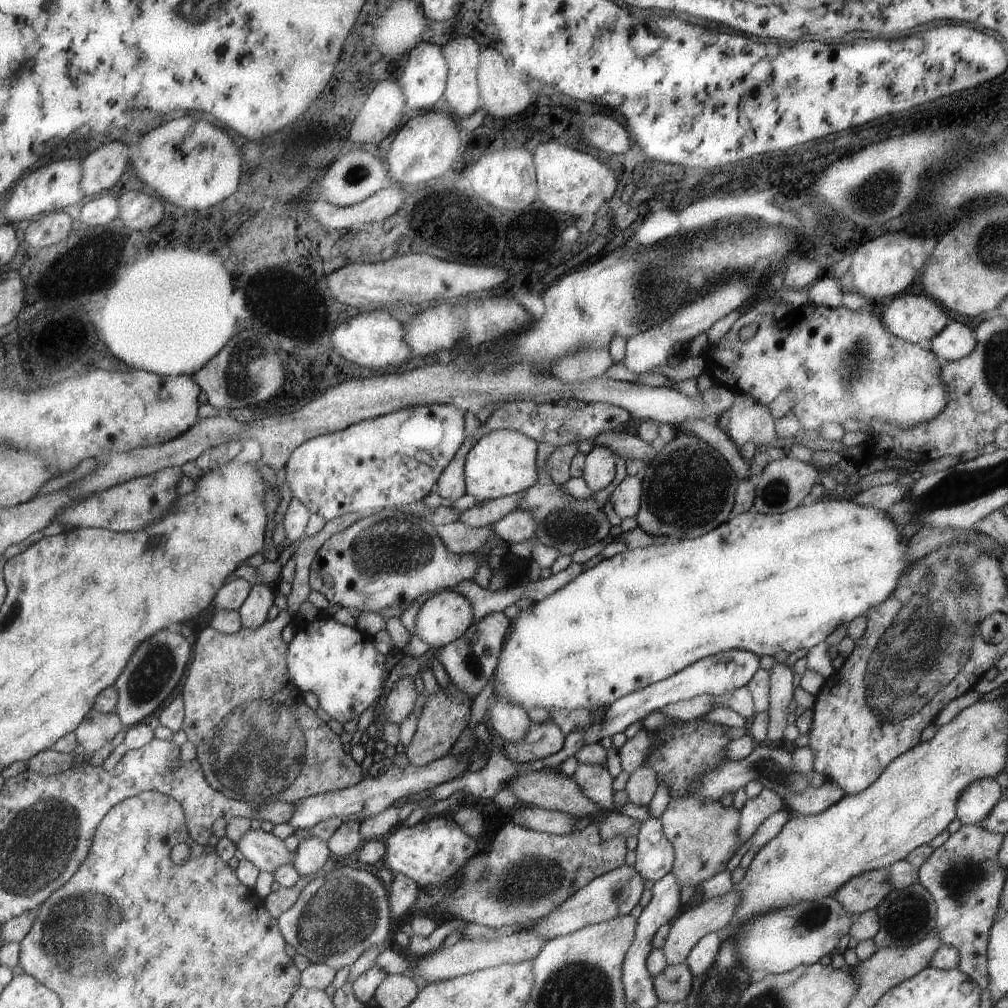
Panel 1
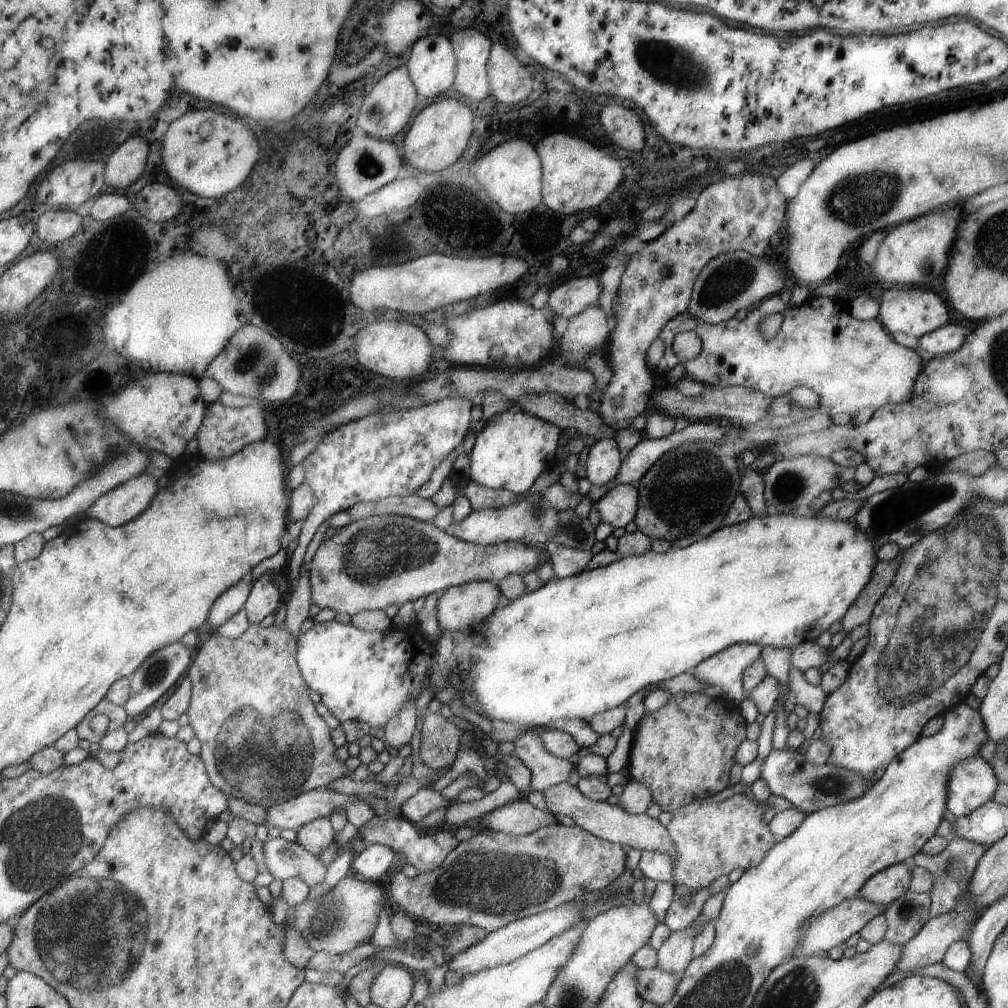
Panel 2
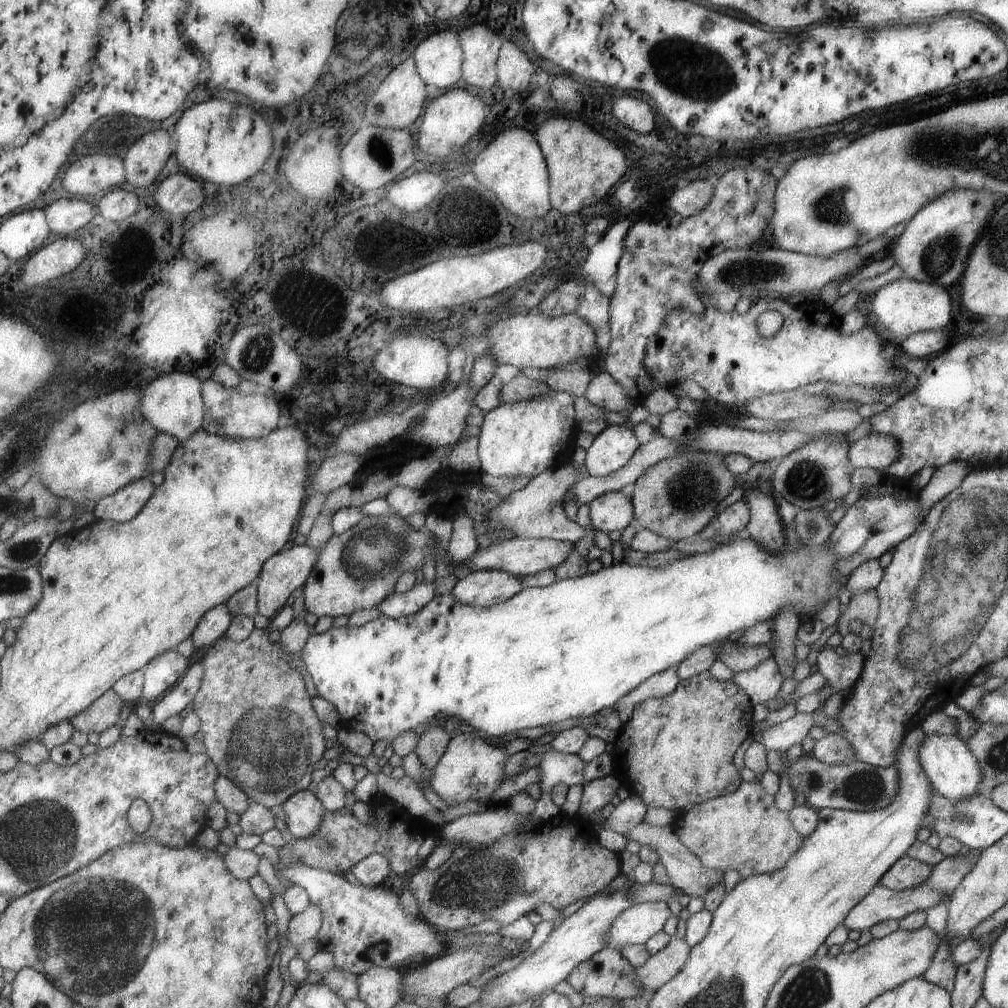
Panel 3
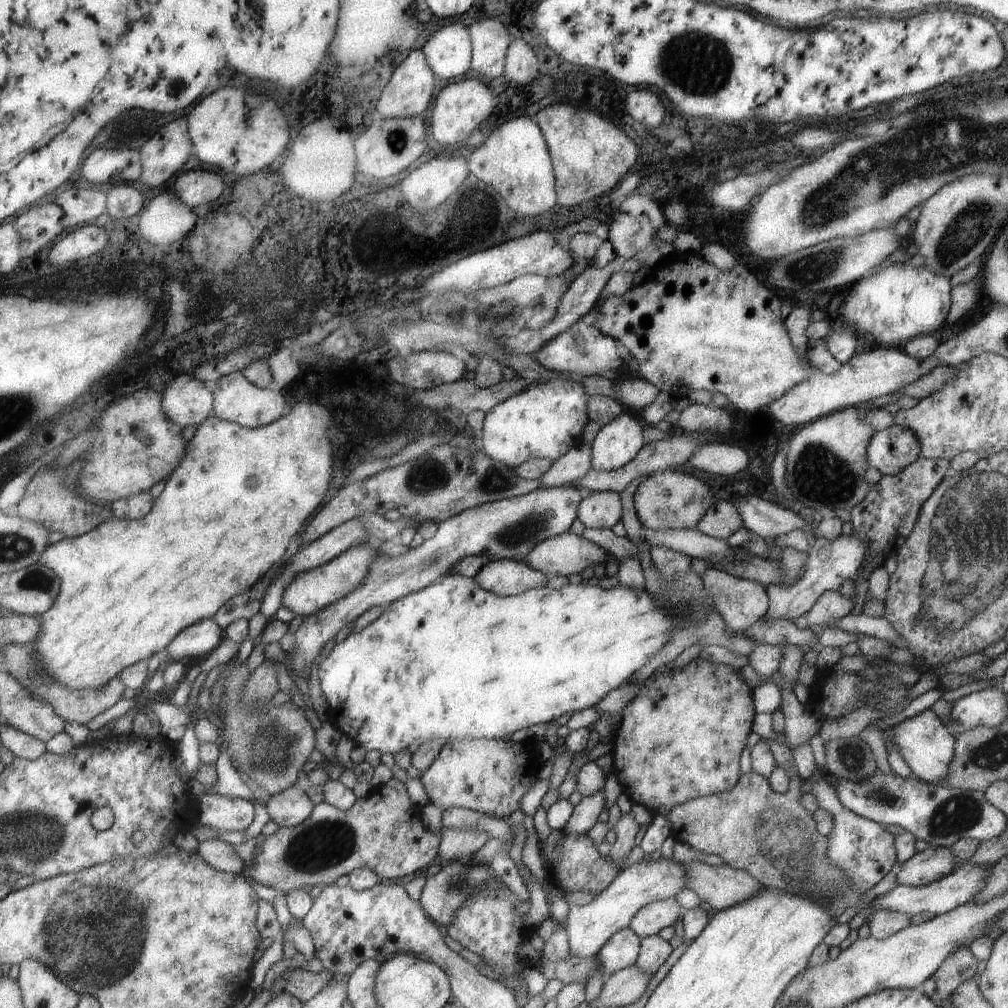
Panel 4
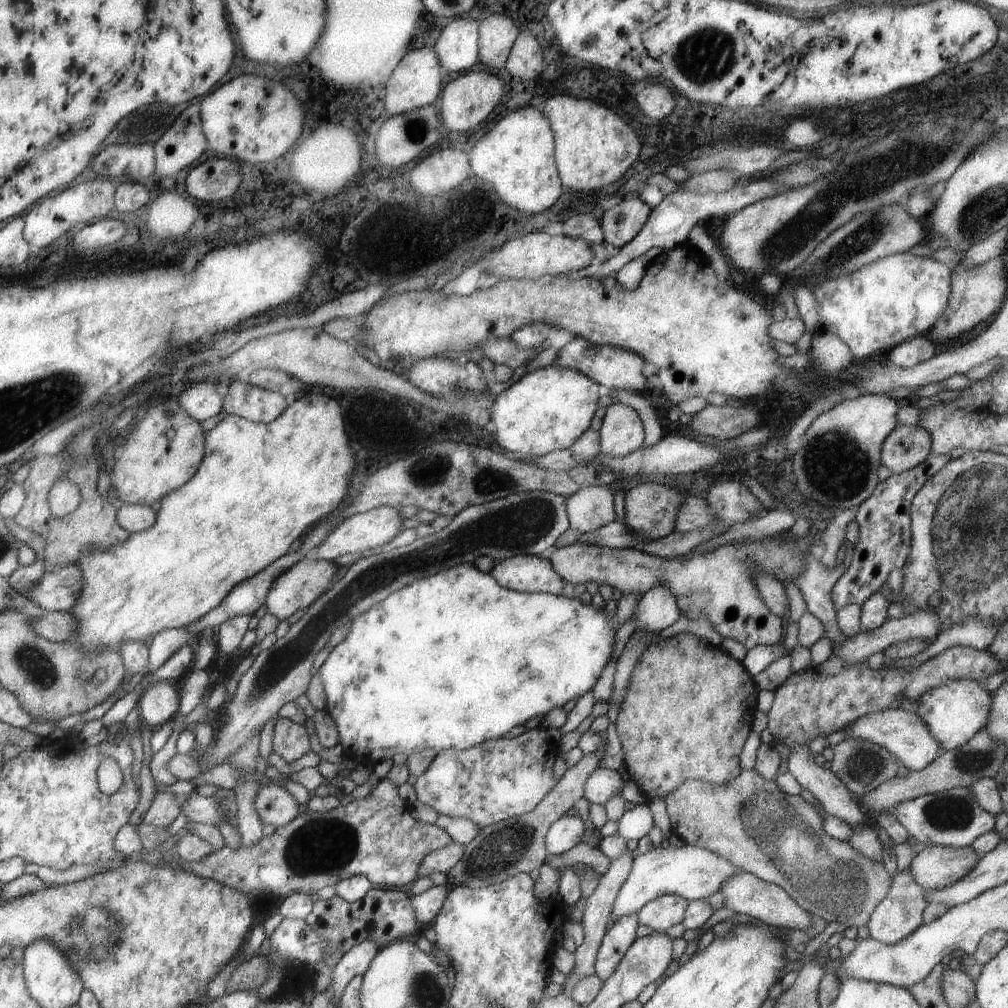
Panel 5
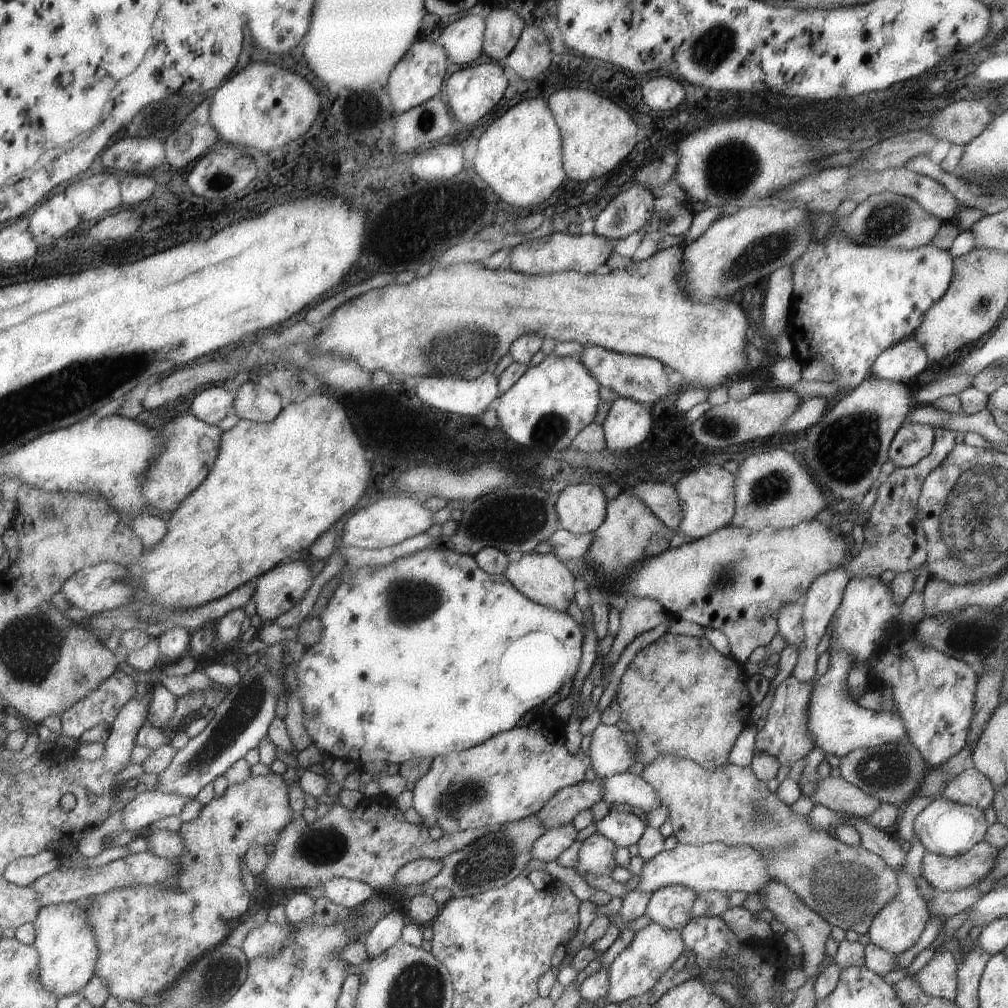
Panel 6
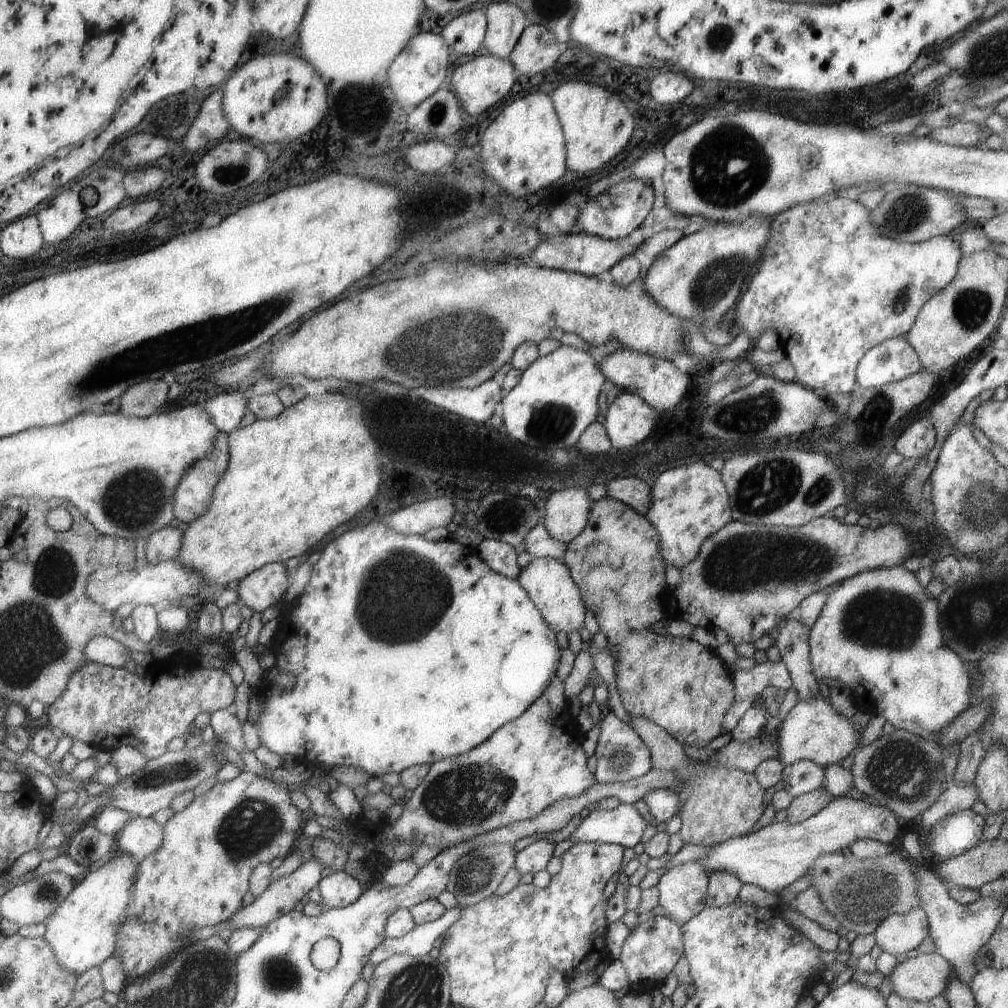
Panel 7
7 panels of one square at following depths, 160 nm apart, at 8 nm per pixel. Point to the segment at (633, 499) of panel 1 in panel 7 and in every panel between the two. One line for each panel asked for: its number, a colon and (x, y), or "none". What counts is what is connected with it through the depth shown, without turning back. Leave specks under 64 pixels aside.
2: (617, 507)
3: (612, 511)
4: (600, 510)
5: (590, 508)
6: (580, 507)
7: (566, 510)

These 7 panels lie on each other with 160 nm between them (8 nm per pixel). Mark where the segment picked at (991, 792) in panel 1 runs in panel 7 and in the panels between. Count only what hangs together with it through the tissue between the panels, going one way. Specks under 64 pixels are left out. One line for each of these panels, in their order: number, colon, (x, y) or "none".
2: (971, 782)
3: (952, 771)
4: (925, 744)
5: (903, 734)
6: (836, 724)
7: (811, 730)

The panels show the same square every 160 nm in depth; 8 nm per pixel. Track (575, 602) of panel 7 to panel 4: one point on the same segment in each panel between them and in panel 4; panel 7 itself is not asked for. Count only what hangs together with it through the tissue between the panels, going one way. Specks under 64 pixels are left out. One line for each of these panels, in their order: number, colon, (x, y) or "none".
4: (504, 577)
5: (524, 573)
6: (543, 578)

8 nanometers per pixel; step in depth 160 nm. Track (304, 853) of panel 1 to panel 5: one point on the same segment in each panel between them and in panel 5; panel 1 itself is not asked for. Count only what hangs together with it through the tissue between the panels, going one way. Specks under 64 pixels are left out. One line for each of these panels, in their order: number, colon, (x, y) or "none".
2: (315, 836)
3: (303, 812)
4: (288, 807)
5: (272, 803)

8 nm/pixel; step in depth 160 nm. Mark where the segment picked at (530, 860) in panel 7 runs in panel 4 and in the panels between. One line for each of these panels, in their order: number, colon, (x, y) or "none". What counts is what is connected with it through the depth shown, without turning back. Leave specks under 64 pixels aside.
4: (584, 815)
5: (565, 832)
6: (551, 843)

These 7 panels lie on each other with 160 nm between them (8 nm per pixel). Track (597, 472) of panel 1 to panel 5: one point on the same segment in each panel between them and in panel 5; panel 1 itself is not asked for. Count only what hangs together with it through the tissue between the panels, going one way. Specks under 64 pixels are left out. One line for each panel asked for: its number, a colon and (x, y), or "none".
2: (602, 463)
3: (611, 448)
4: (616, 442)
5: (621, 432)

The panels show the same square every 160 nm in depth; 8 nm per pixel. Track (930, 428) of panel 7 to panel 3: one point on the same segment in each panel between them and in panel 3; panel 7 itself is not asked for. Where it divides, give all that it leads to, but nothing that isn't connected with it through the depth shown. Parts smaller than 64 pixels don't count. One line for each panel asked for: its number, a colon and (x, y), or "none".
3: (876, 451)
4: (890, 449)
5: (905, 446)
6: (911, 442)

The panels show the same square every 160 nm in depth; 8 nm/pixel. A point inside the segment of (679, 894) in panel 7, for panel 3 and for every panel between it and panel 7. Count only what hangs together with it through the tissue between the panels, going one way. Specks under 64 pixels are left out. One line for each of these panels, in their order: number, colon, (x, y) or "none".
3: (634, 926)
4: (649, 919)
5: (664, 911)
6: (670, 906)

